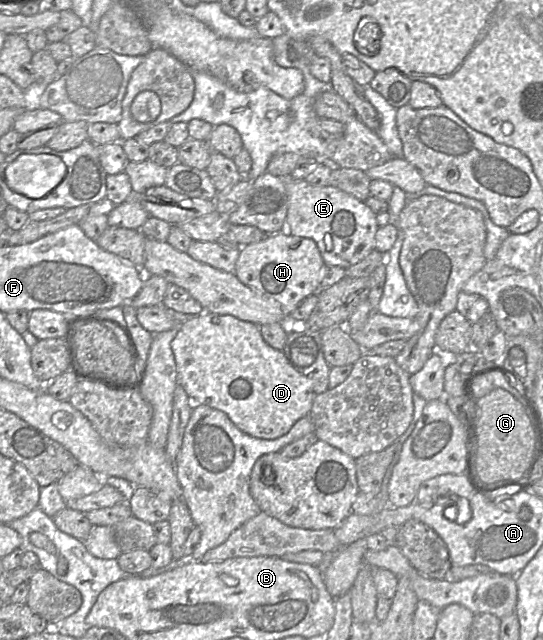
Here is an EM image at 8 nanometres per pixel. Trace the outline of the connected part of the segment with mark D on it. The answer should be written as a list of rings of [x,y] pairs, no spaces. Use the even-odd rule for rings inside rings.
[[[211,312],[183,316],[171,348],[179,383],[192,403],[224,412],[250,436],[279,438],[299,419],[310,415],[316,396],[312,381],[291,365],[284,351],[271,347],[263,339],[255,323]]]

